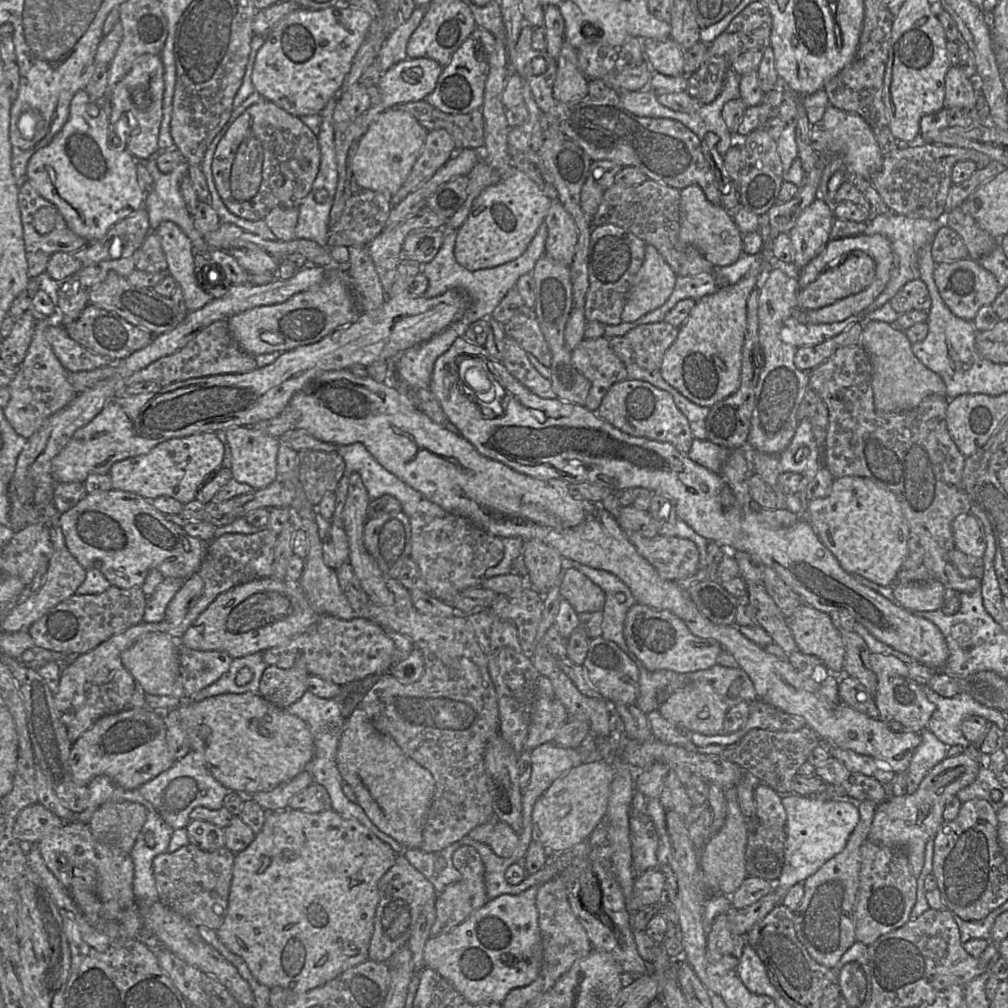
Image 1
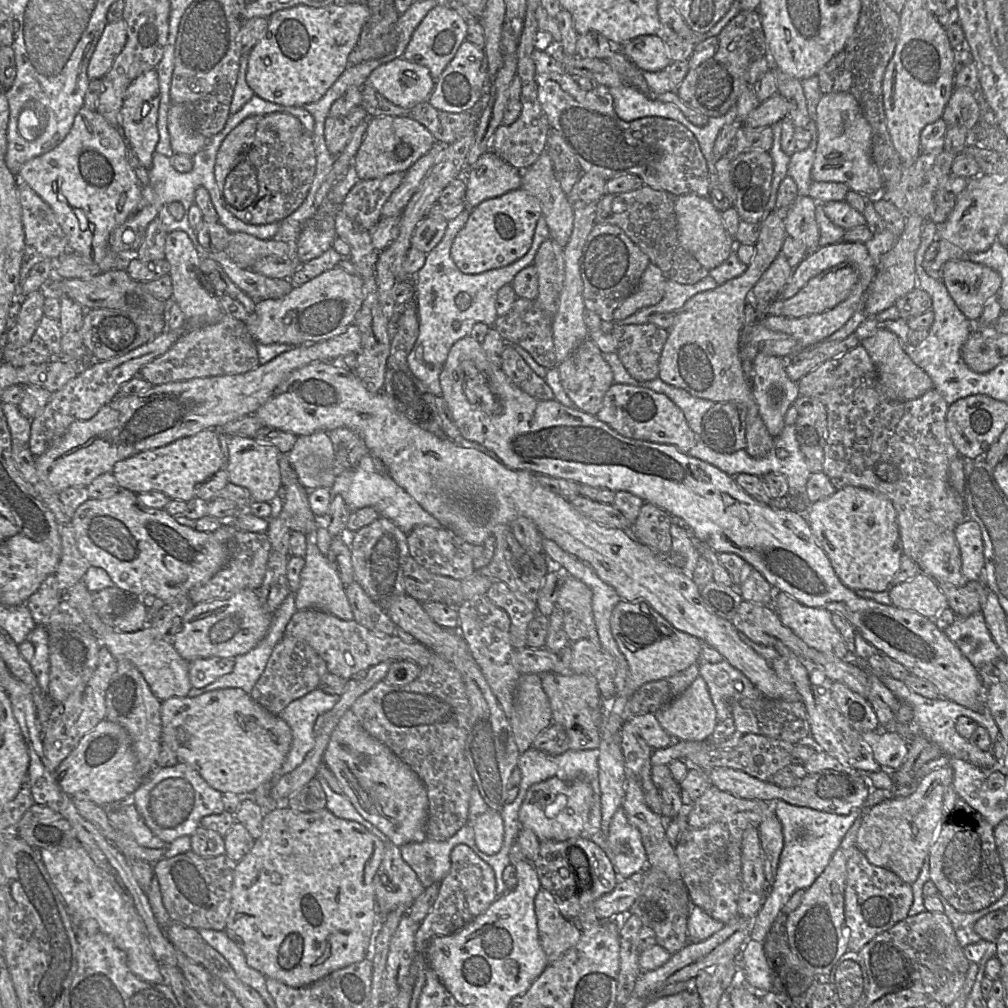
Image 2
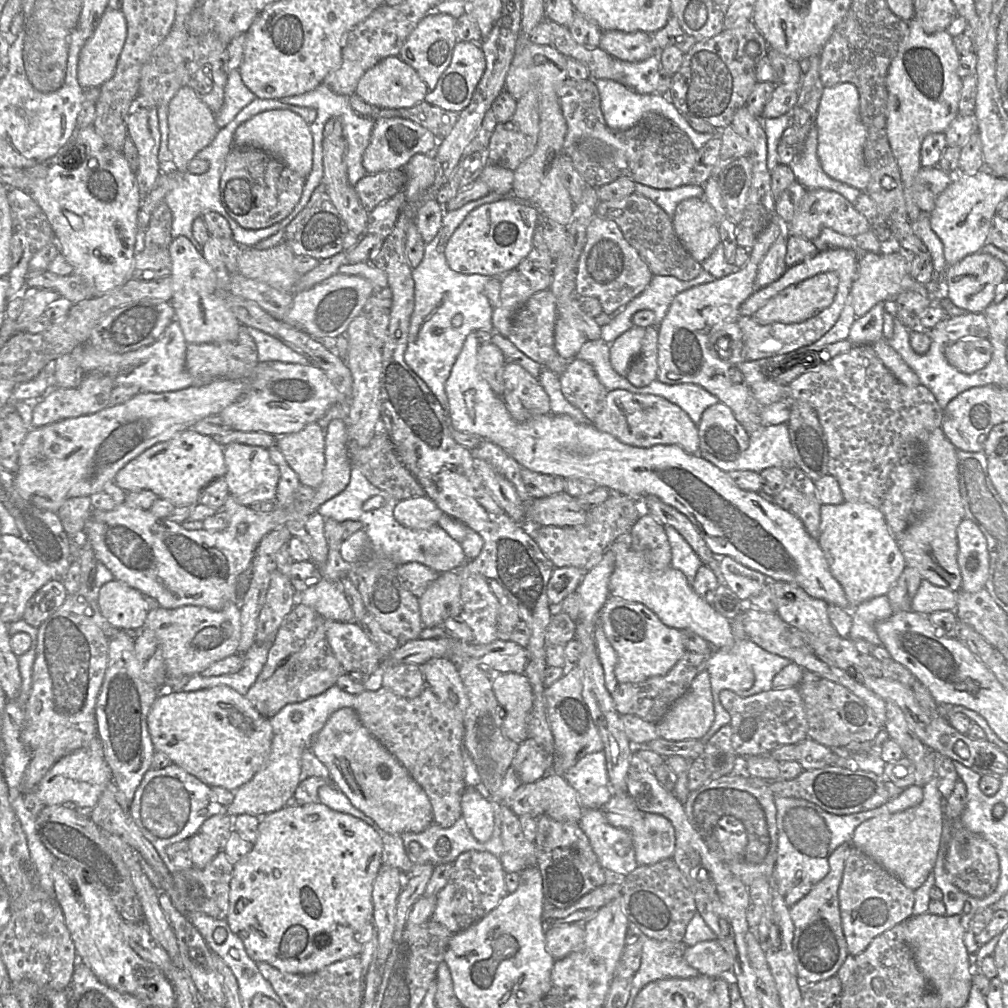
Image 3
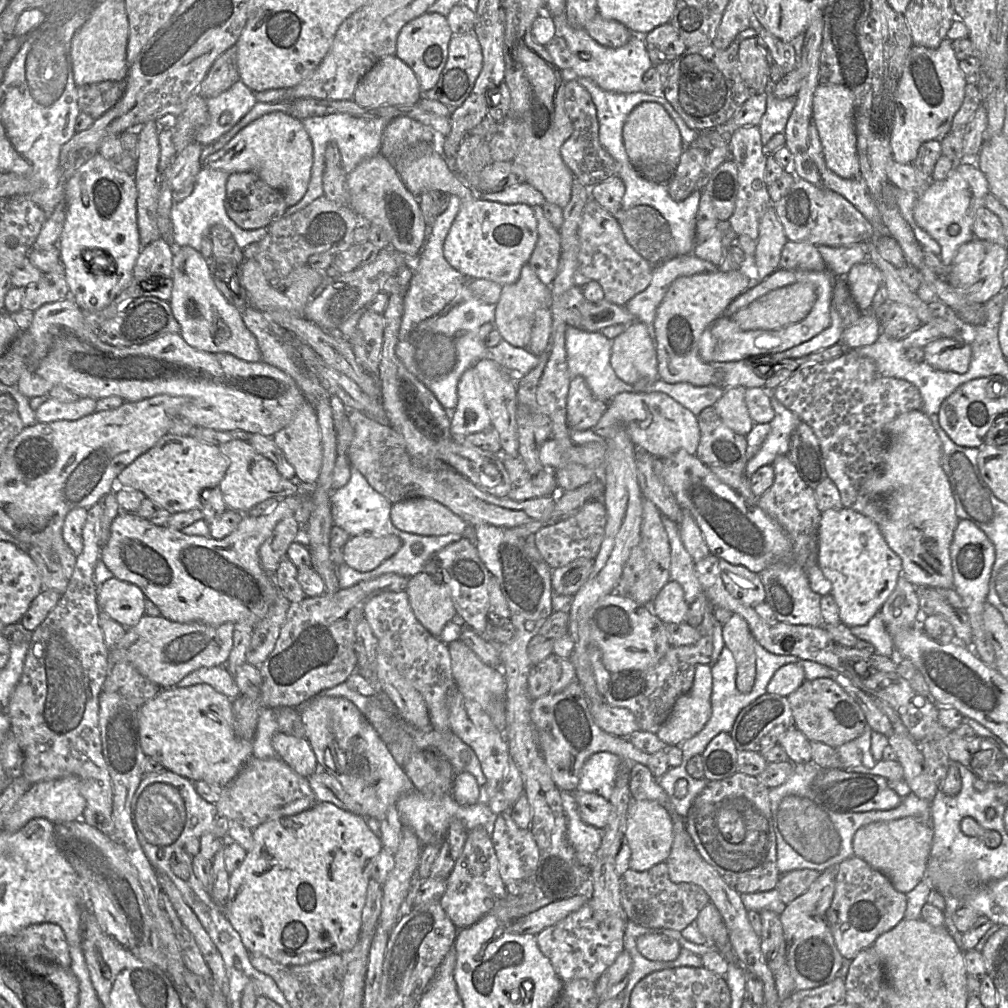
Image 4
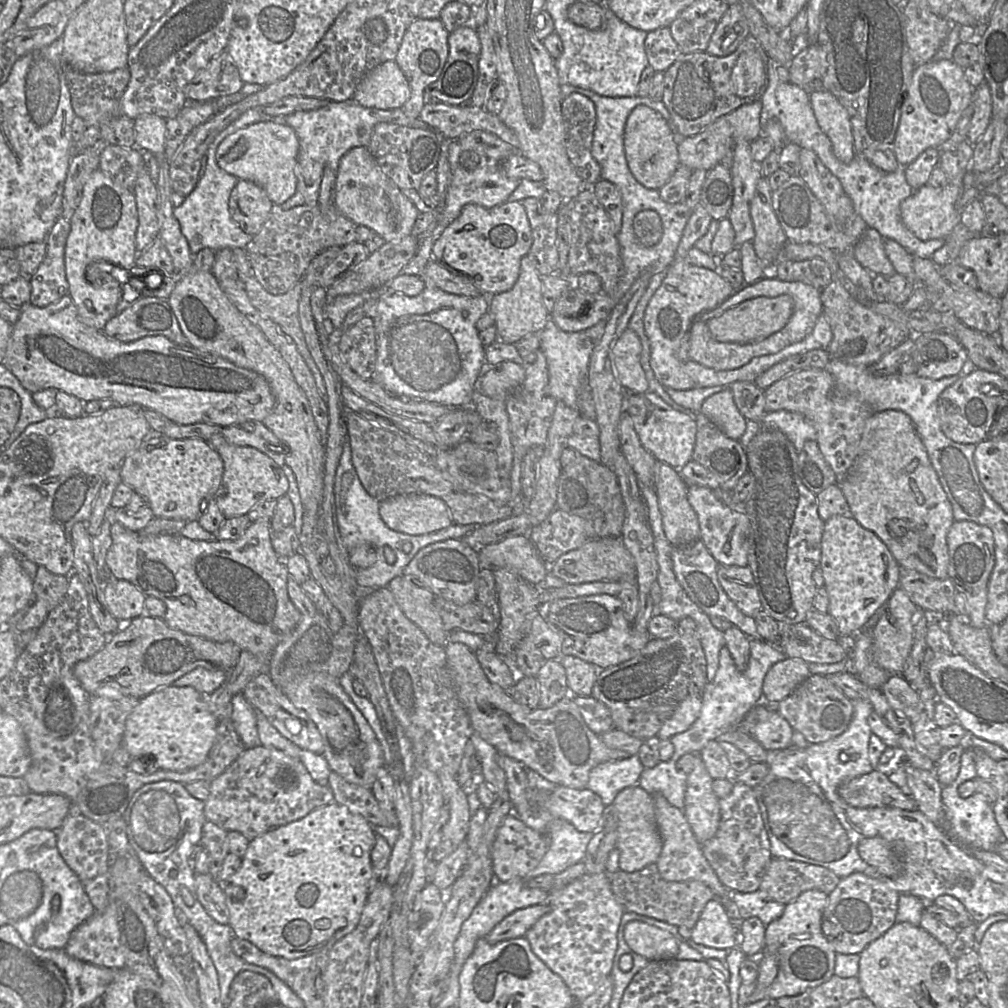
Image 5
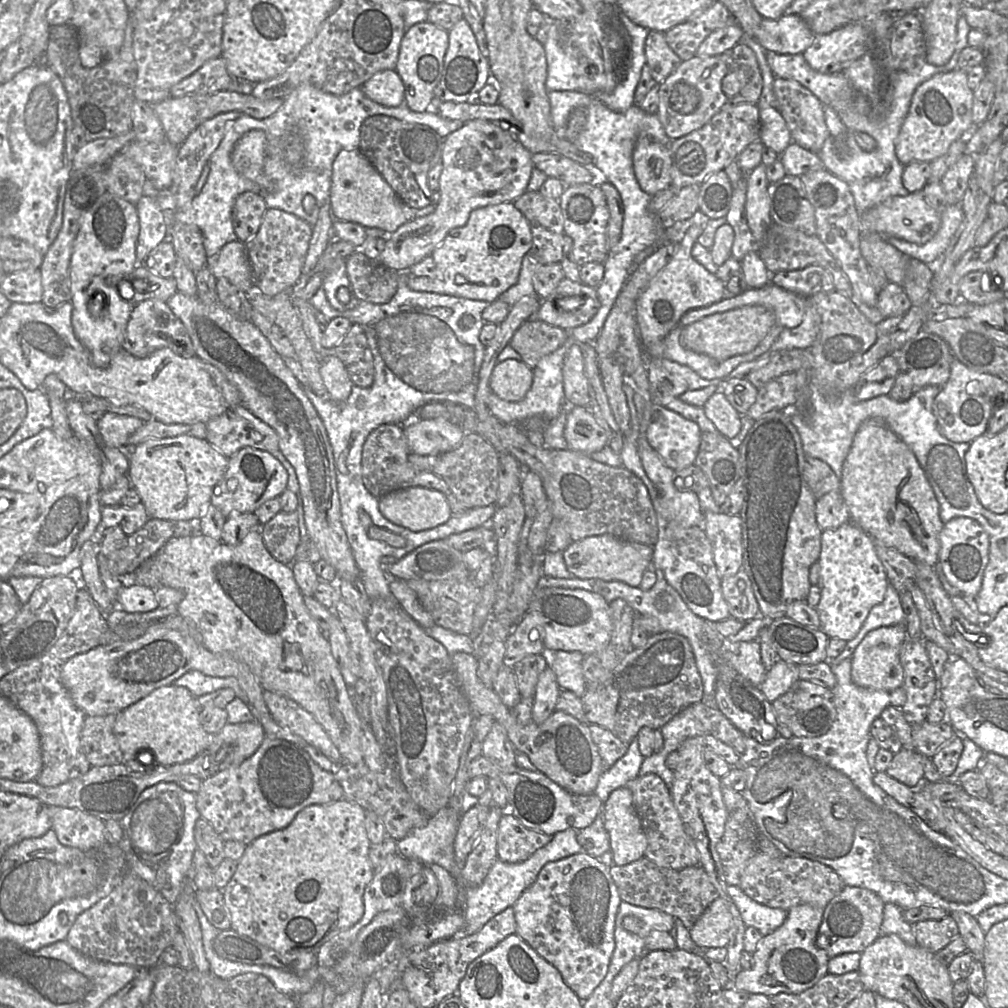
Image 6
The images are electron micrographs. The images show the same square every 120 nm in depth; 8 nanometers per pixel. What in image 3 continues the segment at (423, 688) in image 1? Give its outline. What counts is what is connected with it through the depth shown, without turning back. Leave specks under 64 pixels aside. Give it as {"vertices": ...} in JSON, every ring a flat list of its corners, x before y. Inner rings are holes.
{"vertices":[[384,687,365,690,356,695,352,707,364,727,402,764,427,794,433,812,433,822,449,828,462,817,461,798,467,787,464,769,464,720,448,708,428,687,419,696,407,699]]}

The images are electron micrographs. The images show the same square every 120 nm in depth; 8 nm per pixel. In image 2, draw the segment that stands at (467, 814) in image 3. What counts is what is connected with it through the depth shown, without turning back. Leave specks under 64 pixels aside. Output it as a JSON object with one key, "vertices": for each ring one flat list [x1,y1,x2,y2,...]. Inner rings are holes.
{"vertices":[[488,809,475,818,471,826,477,847,488,855,498,853,503,844,504,825,500,813]]}

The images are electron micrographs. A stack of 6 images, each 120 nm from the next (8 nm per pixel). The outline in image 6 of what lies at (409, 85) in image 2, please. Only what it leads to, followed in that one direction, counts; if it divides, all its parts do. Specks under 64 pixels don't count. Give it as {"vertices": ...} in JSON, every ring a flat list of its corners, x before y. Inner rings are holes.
{"vertices":[[396,70,375,73,361,88,366,97,386,107,397,107,404,102,405,88]]}

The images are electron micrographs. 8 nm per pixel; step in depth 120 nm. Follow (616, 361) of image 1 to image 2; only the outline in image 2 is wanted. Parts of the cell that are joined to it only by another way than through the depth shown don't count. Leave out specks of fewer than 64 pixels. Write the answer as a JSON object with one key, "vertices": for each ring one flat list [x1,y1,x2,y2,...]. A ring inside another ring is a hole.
{"vertices":[[588,337,577,346,569,357,558,363,557,368,563,389,575,407,595,416,601,409,607,390,614,383,612,369,604,359,600,348]]}

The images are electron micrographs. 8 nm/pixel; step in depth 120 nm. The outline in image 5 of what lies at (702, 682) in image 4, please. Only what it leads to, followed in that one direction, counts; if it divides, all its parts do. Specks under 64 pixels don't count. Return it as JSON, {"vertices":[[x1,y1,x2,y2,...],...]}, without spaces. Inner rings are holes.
{"vertices":[[690,695,677,706,673,714,664,722,657,734,659,740,665,740,682,733,699,717,702,707,702,695]]}

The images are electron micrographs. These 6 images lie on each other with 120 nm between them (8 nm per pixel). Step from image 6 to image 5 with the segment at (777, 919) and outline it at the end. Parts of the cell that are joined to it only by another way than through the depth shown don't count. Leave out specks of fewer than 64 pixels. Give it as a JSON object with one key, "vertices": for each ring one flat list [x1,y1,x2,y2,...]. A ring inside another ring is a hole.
{"vertices":[[759,890,752,893,731,891,731,899,742,919,758,917,766,926,780,917,785,908,784,904,770,900]]}

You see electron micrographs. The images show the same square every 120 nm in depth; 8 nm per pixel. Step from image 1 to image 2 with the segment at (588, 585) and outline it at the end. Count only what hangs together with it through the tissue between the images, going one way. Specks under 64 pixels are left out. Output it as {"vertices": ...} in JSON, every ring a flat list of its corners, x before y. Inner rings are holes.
{"vertices":[[569,574,559,592,557,606,565,612,576,613,586,626,587,638,603,649,595,625,592,596,592,590,585,583]]}

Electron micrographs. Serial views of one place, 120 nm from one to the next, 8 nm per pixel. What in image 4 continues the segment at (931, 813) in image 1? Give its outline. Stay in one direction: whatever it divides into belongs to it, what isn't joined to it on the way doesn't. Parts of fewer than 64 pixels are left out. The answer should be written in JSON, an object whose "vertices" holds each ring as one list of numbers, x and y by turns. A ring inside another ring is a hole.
{"vertices":[[905,817,861,827,852,844,855,856,884,874,896,890,907,894,926,877,933,838,931,818]]}

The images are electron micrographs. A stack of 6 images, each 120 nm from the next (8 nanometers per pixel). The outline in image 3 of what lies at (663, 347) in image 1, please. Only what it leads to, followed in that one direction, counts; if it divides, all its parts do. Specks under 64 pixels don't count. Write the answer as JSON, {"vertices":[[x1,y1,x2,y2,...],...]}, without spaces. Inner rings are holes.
{"vertices":[[657,326,645,328,645,336,638,356,630,365,626,378,636,387,646,386,658,375,658,337]]}

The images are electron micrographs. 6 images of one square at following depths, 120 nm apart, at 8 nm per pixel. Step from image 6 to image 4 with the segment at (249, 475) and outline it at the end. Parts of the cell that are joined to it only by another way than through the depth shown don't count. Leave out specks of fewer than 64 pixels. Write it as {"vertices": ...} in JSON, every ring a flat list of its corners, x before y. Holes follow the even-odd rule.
{"vertices":[[232,440,221,444,219,450,228,461,227,471,219,484,227,509,247,514,269,498,280,500,300,492,300,483,283,478,275,464,259,454,248,441]]}

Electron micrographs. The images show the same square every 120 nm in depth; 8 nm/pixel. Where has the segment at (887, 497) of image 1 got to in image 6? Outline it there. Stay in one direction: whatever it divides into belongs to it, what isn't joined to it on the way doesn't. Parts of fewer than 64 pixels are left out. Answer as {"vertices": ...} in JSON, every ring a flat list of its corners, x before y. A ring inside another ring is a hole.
{"vertices":[[852,521,836,529,822,531,818,562,820,574,817,585,821,598,815,608,820,629,829,638,849,641,857,635,870,610,884,599,889,585,885,568,877,556,872,537]]}

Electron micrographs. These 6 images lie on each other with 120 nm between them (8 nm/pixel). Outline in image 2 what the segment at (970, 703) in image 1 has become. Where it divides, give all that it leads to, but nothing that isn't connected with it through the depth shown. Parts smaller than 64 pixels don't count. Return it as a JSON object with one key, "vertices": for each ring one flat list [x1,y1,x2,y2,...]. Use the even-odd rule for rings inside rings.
{"vertices":[[890,675,881,676,879,679,900,702,907,703,913,707,913,725,930,741,936,743,944,754,949,757,963,759,985,771,992,771,999,766,999,762,991,753,981,751,974,743,964,739,955,728,957,718,959,716,967,716,973,719,978,725,984,727,988,731,991,741,994,743,1001,735,994,718,986,707,983,710,972,710,943,697,930,699,912,691,903,682,894,679]]}

